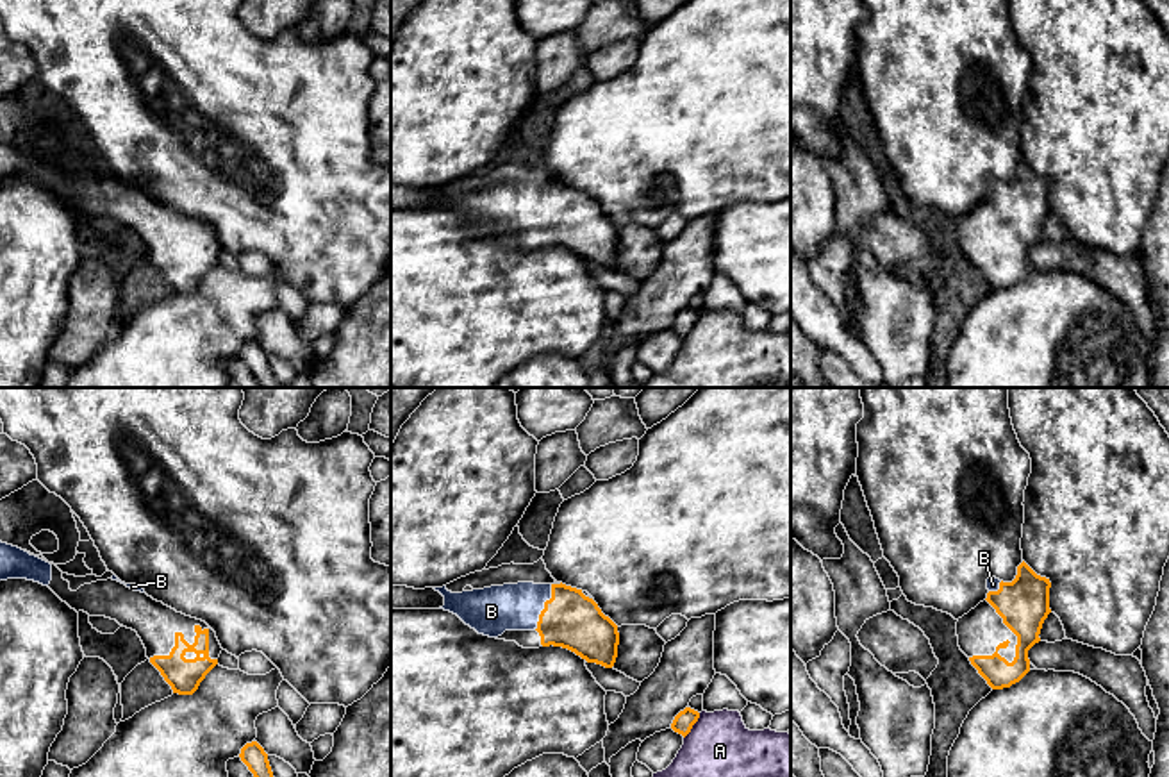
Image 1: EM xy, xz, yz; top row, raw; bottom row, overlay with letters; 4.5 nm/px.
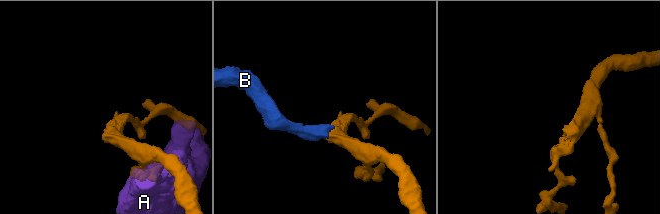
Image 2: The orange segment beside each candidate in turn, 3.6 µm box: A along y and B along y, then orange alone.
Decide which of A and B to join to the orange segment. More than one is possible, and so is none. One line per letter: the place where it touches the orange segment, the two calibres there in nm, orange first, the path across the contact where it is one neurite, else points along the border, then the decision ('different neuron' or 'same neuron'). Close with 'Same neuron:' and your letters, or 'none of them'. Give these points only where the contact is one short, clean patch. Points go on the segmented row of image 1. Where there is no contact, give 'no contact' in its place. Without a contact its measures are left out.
A: meets orange in xz at (693, 724); 90 nm thick on the orange side, 280 nm on the other; different neuron
B: meets orange in xz at (545, 608); 260 nm thick on the orange side, 220 nm on the other; runs through xz (572, 620), (545, 608), (498, 608), (491, 611); same neuron
Same neuron: B

